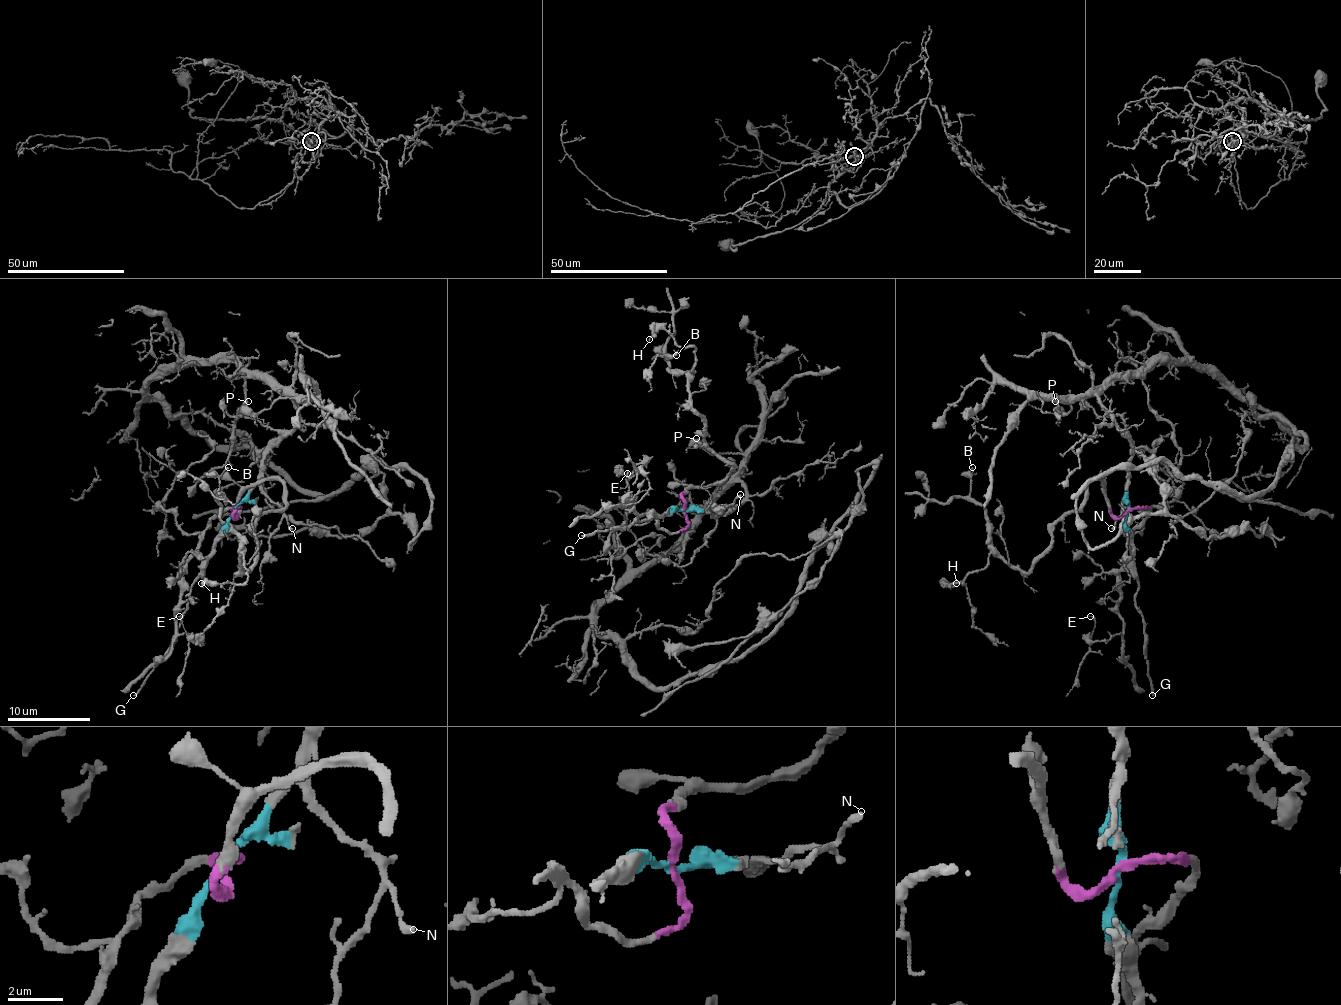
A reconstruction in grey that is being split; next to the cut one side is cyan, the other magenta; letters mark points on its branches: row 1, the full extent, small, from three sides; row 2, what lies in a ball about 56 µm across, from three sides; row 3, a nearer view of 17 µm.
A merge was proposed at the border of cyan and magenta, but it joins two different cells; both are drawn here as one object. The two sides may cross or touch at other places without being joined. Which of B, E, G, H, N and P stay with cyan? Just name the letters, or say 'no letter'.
G, N, P

